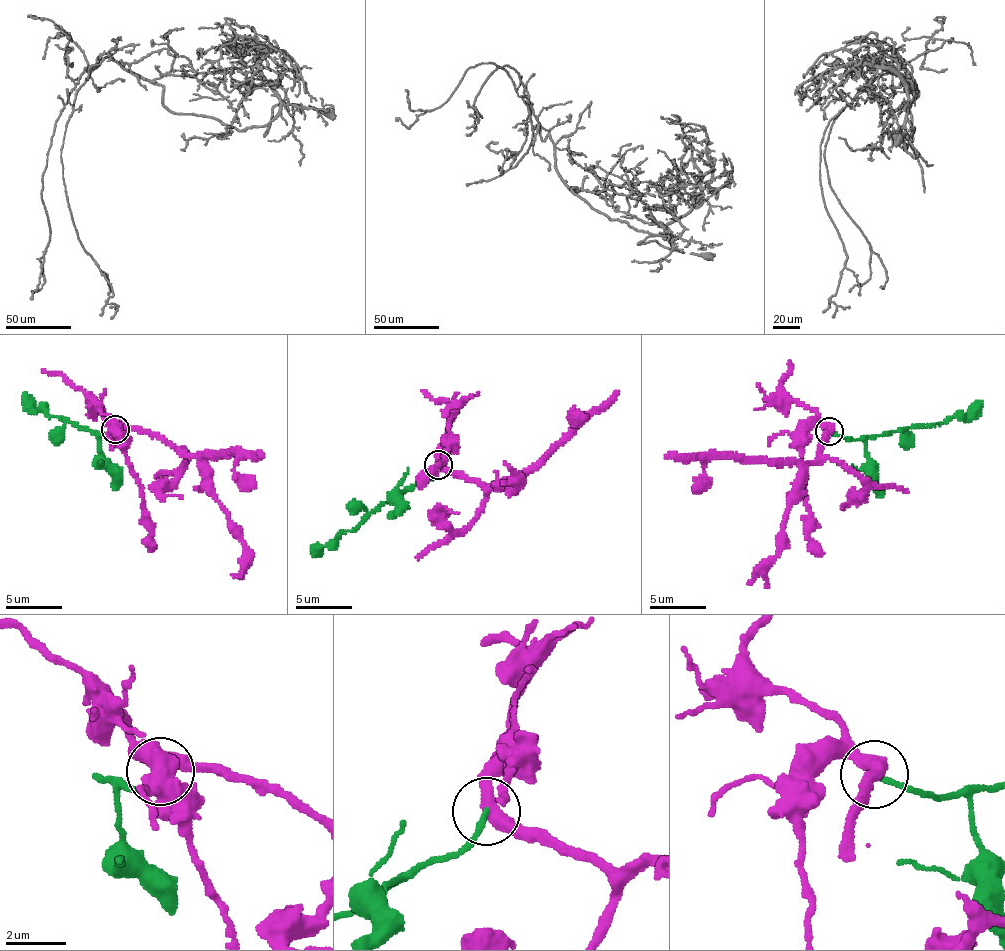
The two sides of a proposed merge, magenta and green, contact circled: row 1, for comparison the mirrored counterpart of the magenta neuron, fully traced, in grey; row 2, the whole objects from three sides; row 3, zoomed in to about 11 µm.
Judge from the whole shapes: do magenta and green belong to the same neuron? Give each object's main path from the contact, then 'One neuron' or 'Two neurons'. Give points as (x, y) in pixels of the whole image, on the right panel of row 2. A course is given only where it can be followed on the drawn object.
Course of magenta: (830, 429), (819, 442), (818, 455), (812, 461), (802, 463), (768, 465), (665, 455). Course of green: (830, 432), (851, 440), (872, 438), (904, 427), (941, 422), (952, 416), (965, 418), (982, 401). Two neurons

